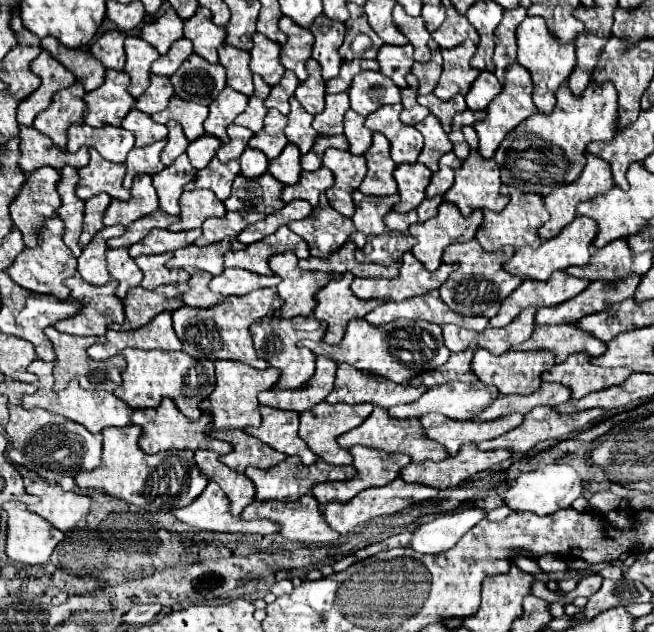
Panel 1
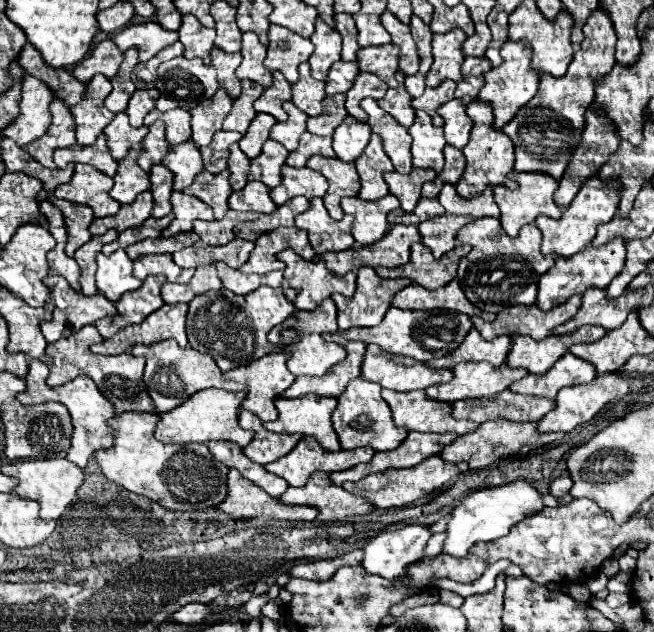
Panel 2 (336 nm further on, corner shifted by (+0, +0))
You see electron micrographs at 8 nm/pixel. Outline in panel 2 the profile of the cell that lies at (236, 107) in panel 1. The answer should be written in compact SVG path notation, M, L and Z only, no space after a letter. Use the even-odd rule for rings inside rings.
M218 89L210 99L204 99L196 109L190 111L192 115L192 141L202 147L212 141L212 135L222 129L222 121L230 113L232 99L224 93L224 89Z

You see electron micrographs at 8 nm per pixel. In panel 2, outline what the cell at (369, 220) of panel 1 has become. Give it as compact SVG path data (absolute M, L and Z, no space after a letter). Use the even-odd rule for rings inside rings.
M388 193L384 199L378 201L362 201L358 197L344 197L341 199L341 207L344 213L354 215L352 223L352 237L358 245L372 245L372 241L378 241L386 229L388 221L386 215L400 207L399 200Z

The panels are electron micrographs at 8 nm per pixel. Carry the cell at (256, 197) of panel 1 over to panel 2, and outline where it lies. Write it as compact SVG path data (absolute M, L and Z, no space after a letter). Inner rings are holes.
M248 181L242 191L230 195L228 205L229 209L241 212L274 213L276 211L276 203L270 199L270 189L260 181Z

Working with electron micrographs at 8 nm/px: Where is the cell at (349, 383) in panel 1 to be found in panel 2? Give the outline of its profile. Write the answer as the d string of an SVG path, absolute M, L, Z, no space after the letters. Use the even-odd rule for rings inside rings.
M368 345L362 377L392 391L414 391L452 379L452 369L432 369L410 357L386 353L378 345Z

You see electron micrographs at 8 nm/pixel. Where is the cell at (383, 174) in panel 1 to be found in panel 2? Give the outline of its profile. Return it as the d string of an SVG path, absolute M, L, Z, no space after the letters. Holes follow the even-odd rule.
M376 135L370 137L368 147L356 159L356 169L360 175L360 183L362 183L360 193L358 193L360 199L378 201L384 195L388 195L388 185L386 185L382 175L386 171L394 171L394 165L388 159L388 155L384 153L380 137L376 137Z

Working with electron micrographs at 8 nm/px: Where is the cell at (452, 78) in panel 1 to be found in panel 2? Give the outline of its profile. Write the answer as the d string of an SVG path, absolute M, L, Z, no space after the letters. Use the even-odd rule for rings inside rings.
M450 29L448 33L434 33L432 35L432 55L434 55L434 63L432 69L426 75L426 85L428 87L436 87L440 81L452 79L452 81L462 81L462 43L464 43L466 35L460 29Z

